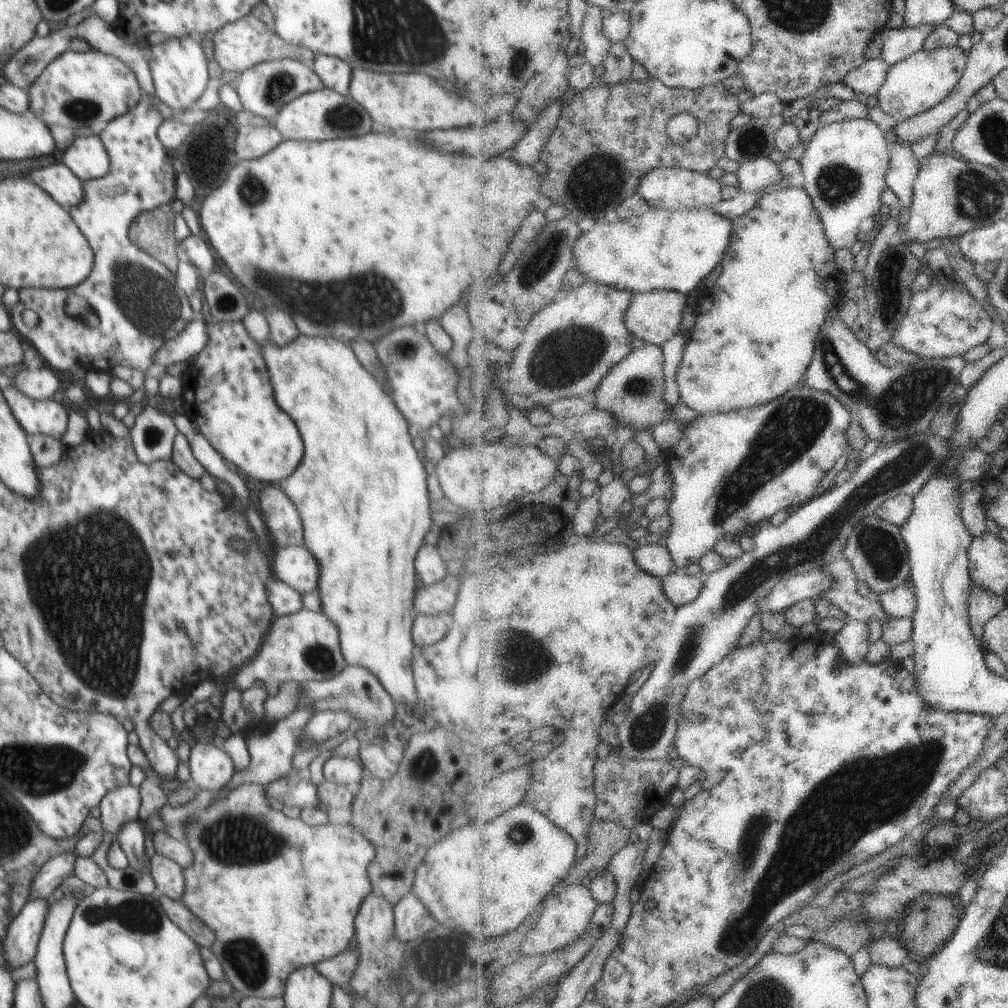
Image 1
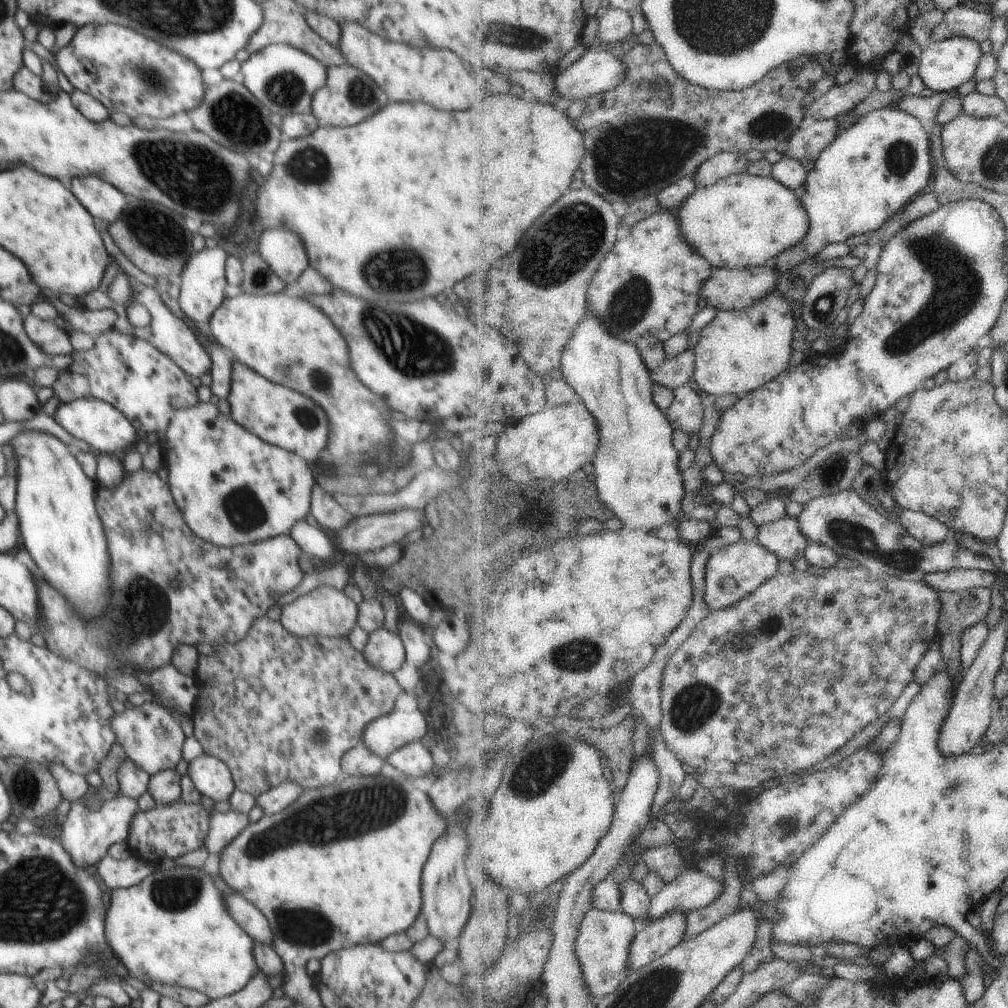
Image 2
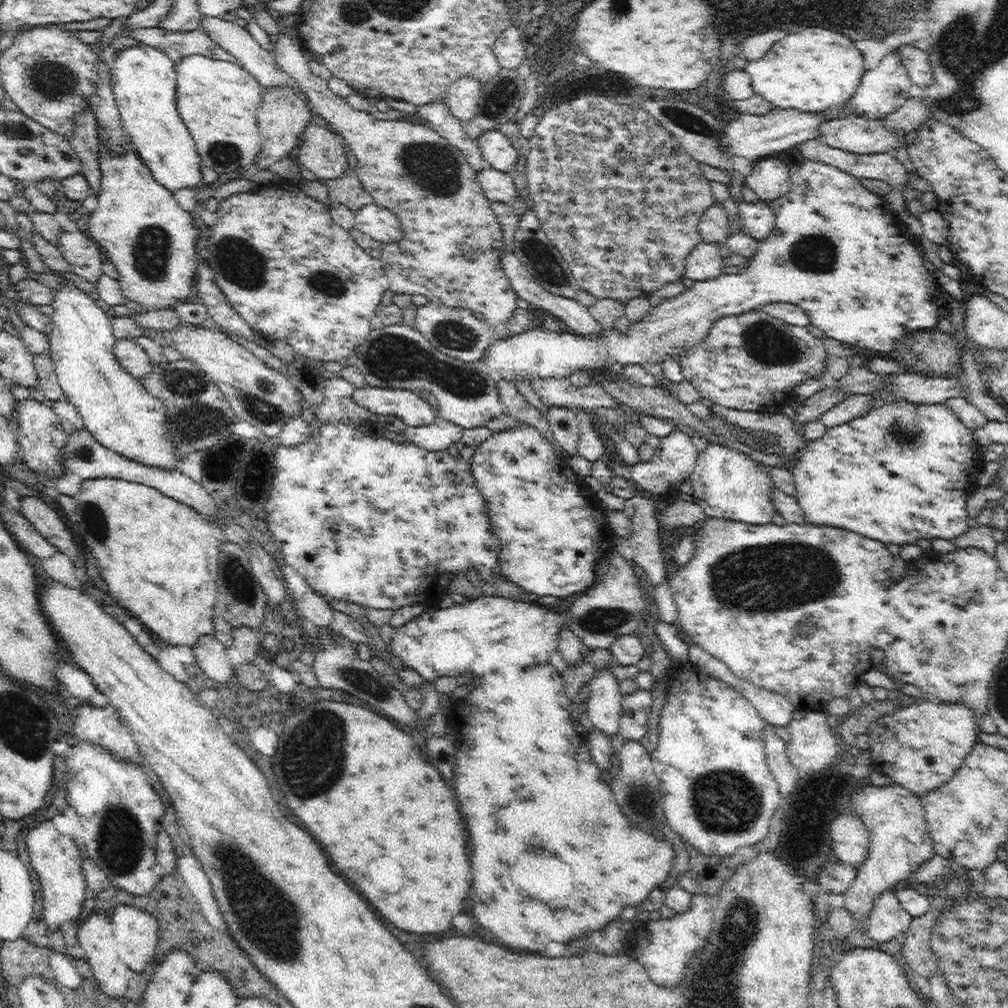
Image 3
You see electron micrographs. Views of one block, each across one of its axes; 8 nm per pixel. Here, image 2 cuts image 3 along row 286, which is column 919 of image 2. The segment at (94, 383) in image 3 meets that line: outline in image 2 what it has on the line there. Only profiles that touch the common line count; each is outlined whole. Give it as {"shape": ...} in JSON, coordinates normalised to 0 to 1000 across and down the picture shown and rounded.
{"shape":[[[948,37],[936,41],[925,41],[914,52],[911,74],[915,78],[920,92],[936,92],[951,88],[958,83],[970,71],[974,52],[971,42],[959,39],[958,37]]]}

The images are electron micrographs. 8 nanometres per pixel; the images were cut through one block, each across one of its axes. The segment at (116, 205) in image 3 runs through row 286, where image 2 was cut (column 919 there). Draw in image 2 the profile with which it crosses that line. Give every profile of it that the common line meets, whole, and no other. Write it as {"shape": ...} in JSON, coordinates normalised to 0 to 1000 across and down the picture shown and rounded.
{"shape":[[[889,105],[864,111],[833,132],[803,173],[800,190],[795,198],[798,199],[806,218],[805,229],[790,245],[782,246],[771,254],[766,260],[768,266],[775,272],[782,272],[798,260],[804,260],[827,240],[843,242],[853,238],[853,232],[871,230],[875,225],[882,223],[891,210],[910,198],[911,192],[921,183],[923,175],[925,163],[921,133],[917,131],[913,118]]]}

